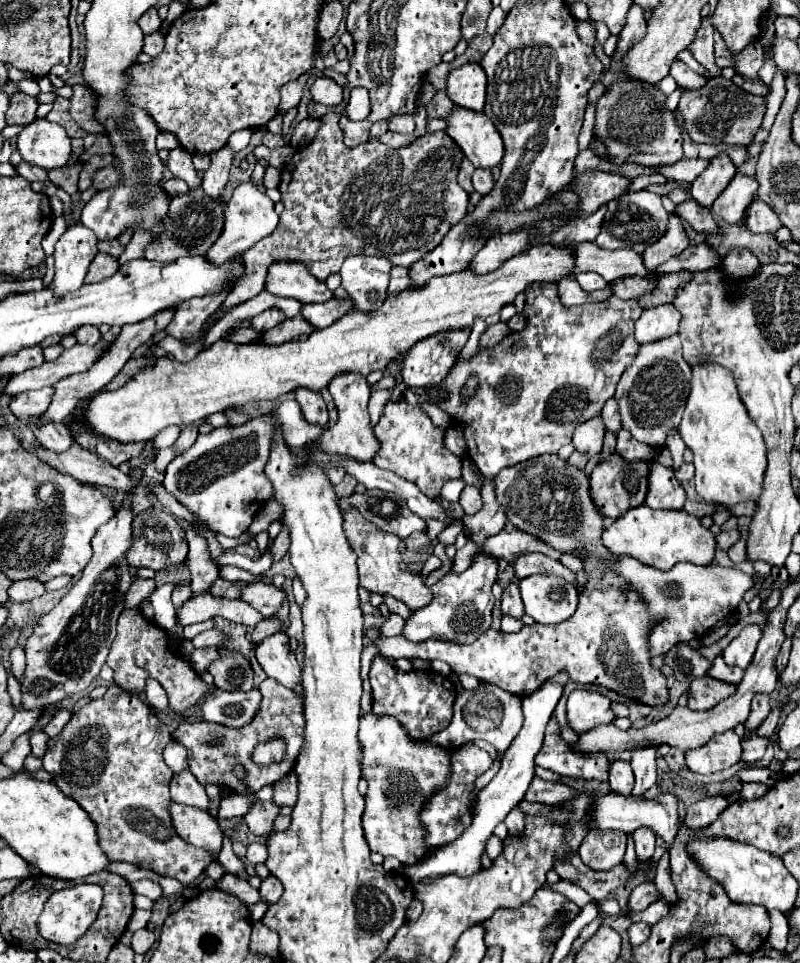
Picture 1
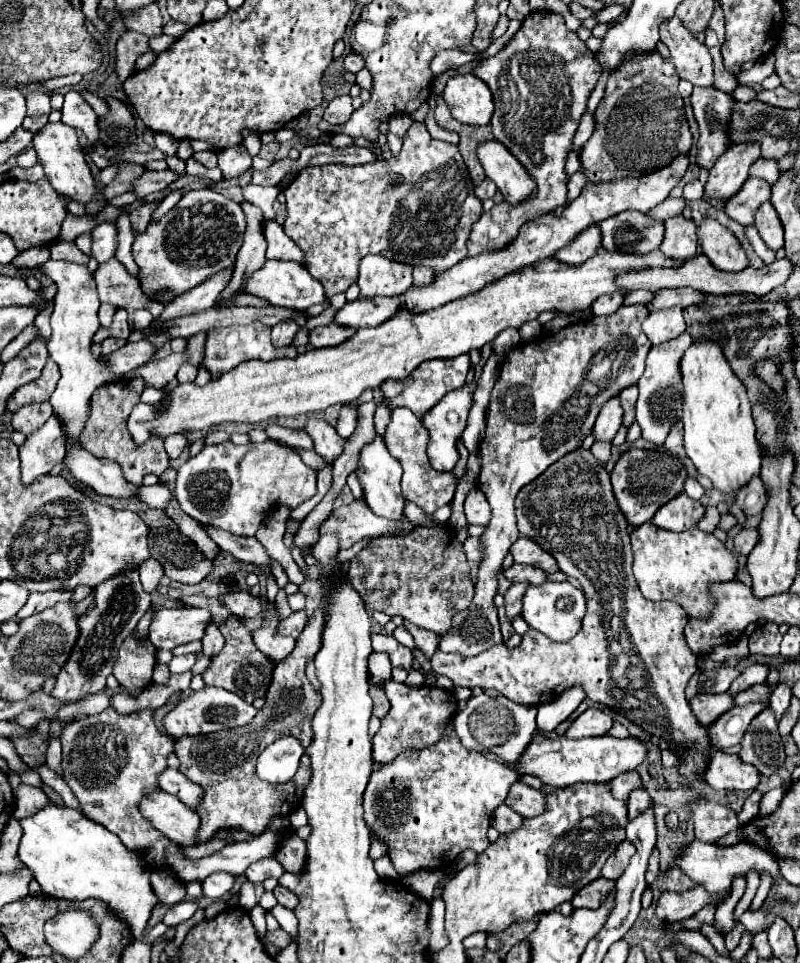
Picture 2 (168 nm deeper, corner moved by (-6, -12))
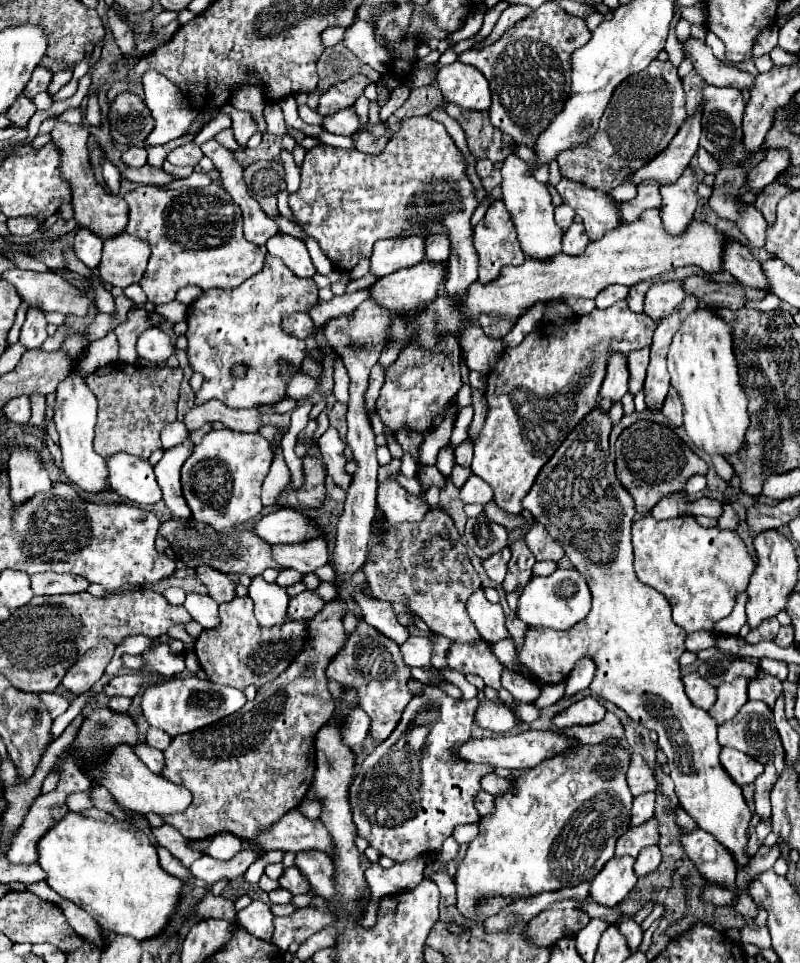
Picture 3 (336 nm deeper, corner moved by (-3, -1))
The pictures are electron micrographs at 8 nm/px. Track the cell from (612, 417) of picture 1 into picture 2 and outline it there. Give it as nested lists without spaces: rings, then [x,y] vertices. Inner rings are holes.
[[[631,385],[627,389],[623,389],[619,393],[619,399],[621,399],[621,405],[625,409],[625,415],[623,415],[623,425],[625,427],[631,427],[631,423],[635,421],[635,403],[637,403],[637,395],[639,395],[639,389],[637,385]]]

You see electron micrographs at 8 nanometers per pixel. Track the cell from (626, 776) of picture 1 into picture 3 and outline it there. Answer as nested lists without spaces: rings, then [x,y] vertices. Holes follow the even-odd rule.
[[[646,792],[634,798],[632,804],[632,824],[644,824],[654,816],[654,792]]]

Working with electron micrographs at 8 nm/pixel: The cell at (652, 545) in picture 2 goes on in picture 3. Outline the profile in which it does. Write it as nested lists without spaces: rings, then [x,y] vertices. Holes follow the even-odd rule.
[[[650,514],[642,516],[632,524],[632,544],[634,544],[634,568],[636,576],[646,584],[664,594],[672,606],[672,618],[688,634],[696,630],[712,630],[712,626],[732,612],[734,600],[746,590],[750,574],[756,564],[748,554],[744,542],[732,530],[722,528],[702,528],[692,516],[678,516],[672,520],[654,520]]]

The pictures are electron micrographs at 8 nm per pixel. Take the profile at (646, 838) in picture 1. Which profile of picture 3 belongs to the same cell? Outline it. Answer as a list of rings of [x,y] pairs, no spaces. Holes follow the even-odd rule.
[[[646,846],[646,850],[640,850],[638,858],[636,858],[636,864],[634,864],[634,870],[638,876],[646,876],[650,872],[654,872],[660,864],[660,850],[658,846]]]

